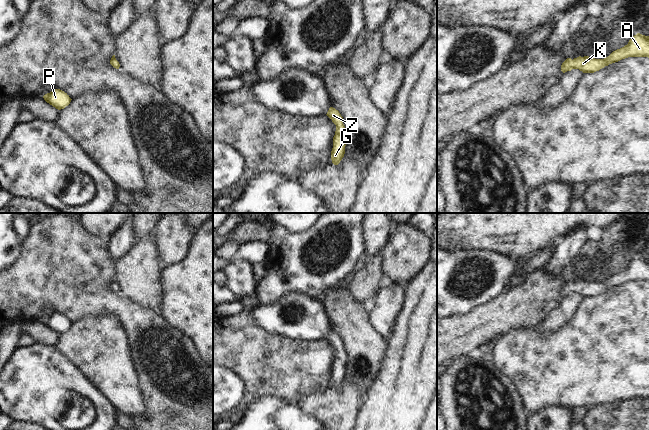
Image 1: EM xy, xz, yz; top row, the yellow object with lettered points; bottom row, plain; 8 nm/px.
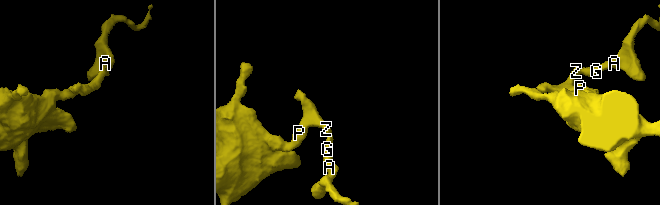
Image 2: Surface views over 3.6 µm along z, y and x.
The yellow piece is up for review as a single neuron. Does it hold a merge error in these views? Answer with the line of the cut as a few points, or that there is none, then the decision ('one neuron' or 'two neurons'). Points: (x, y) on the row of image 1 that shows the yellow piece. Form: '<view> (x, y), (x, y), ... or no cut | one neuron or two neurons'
no cut | one neuron

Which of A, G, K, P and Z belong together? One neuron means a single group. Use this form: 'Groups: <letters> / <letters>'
Groups: A G K P Z

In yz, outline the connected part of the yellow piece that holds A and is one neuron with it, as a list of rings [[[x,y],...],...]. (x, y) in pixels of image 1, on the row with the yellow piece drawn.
[[[637,33],[629,40],[627,45],[613,51],[604,59],[595,59],[589,56],[579,56],[573,60],[571,58],[567,58],[561,65],[561,71],[565,73],[572,69],[579,69],[583,73],[594,73],[609,64],[628,57],[649,58],[649,36]]]

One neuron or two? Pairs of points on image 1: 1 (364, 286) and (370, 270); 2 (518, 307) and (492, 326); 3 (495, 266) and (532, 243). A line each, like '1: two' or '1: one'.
1: one
2: one
3: two

